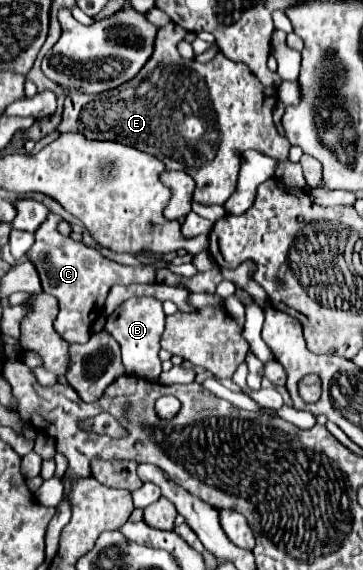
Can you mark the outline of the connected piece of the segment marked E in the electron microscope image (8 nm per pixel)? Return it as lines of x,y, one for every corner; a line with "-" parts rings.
175,23
161,27
155,37
153,55
131,81
97,95
67,95
59,131
83,133
89,139
119,141
155,155
167,165
167,169
183,169
195,179
197,189
193,199
201,205
225,205
225,201
235,193
241,157
247,149
255,149
263,155
273,157
277,161
275,177
287,187
304,188
308,191
309,186
301,173
301,165
289,161
291,145
287,137
281,135
273,123
273,111
277,107
277,89
267,87
265,95
265,85
249,71
245,63
229,61
221,53
217,53
215,59
205,65
197,63
195,59
183,59
177,53
177,43
185,37
185,33
187,31
177,27

